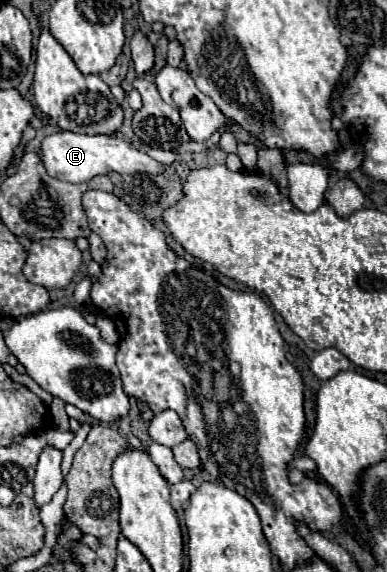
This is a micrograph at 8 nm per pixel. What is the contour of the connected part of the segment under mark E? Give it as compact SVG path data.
M60 131L44 137L40 145L40 157L46 165L50 177L68 181L68 183L86 183L96 175L106 175L110 171L118 173L162 173L164 165L130 147L120 135L82 135L72 131Z

